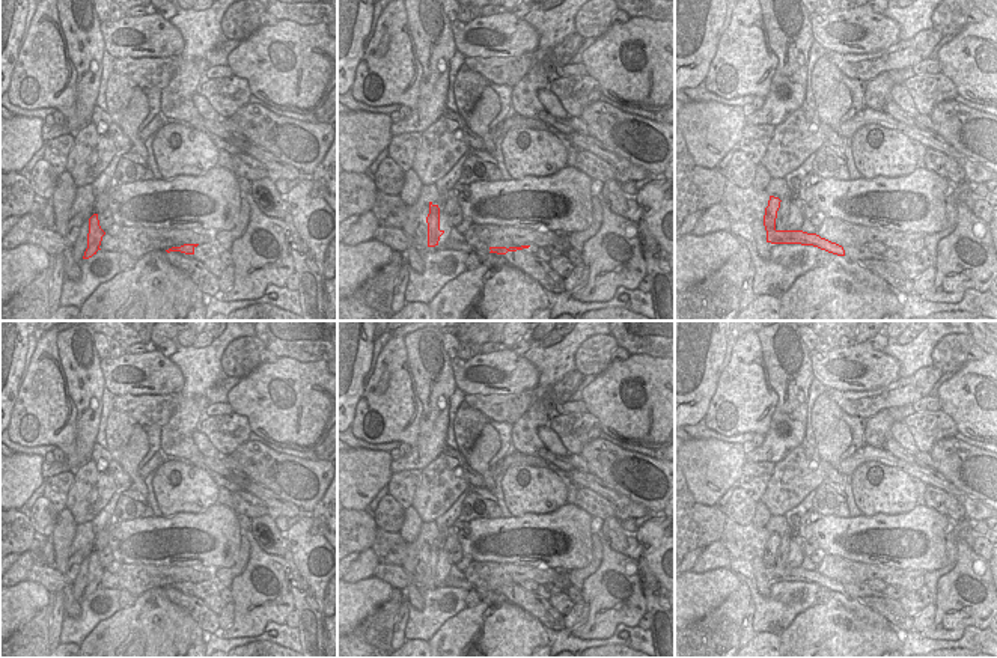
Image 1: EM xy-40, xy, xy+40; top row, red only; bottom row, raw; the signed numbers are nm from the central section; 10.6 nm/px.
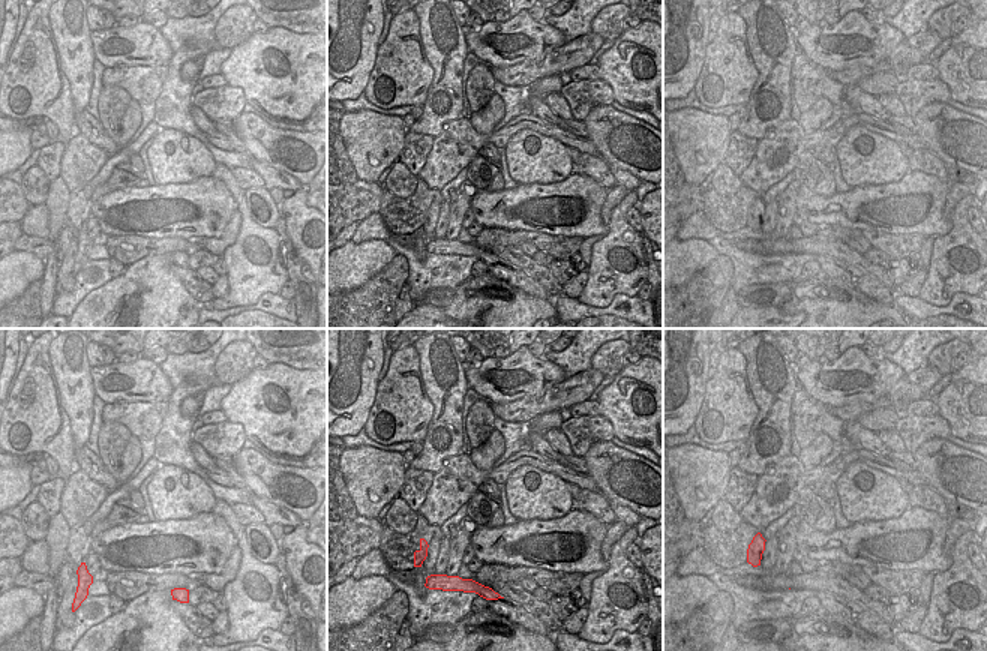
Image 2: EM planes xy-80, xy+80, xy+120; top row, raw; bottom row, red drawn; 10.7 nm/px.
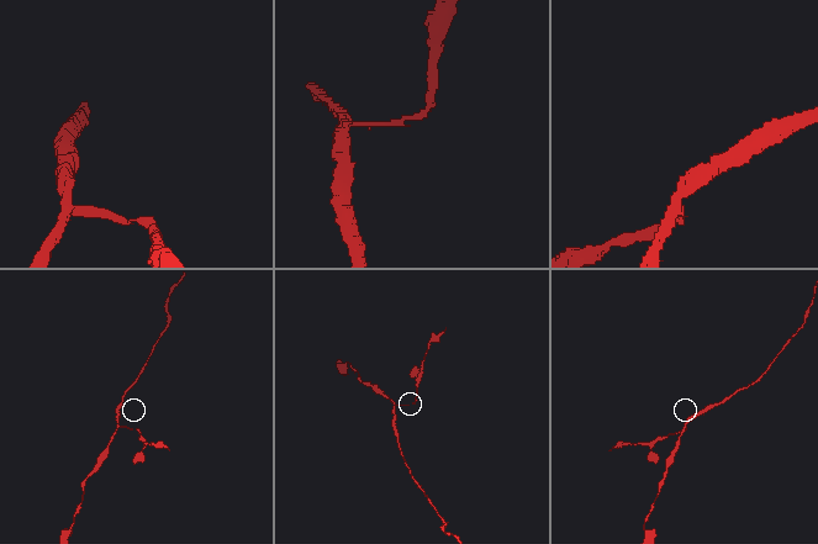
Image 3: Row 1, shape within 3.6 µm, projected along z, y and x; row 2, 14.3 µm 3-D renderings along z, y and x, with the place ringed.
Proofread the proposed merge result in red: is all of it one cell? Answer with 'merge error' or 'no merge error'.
merge error

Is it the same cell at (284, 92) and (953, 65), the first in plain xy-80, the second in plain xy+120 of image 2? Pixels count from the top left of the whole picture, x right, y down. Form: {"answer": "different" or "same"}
{"answer": "same"}

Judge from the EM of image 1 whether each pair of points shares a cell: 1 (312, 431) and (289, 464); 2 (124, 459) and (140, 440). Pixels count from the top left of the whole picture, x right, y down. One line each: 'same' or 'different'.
1: different
2: same

